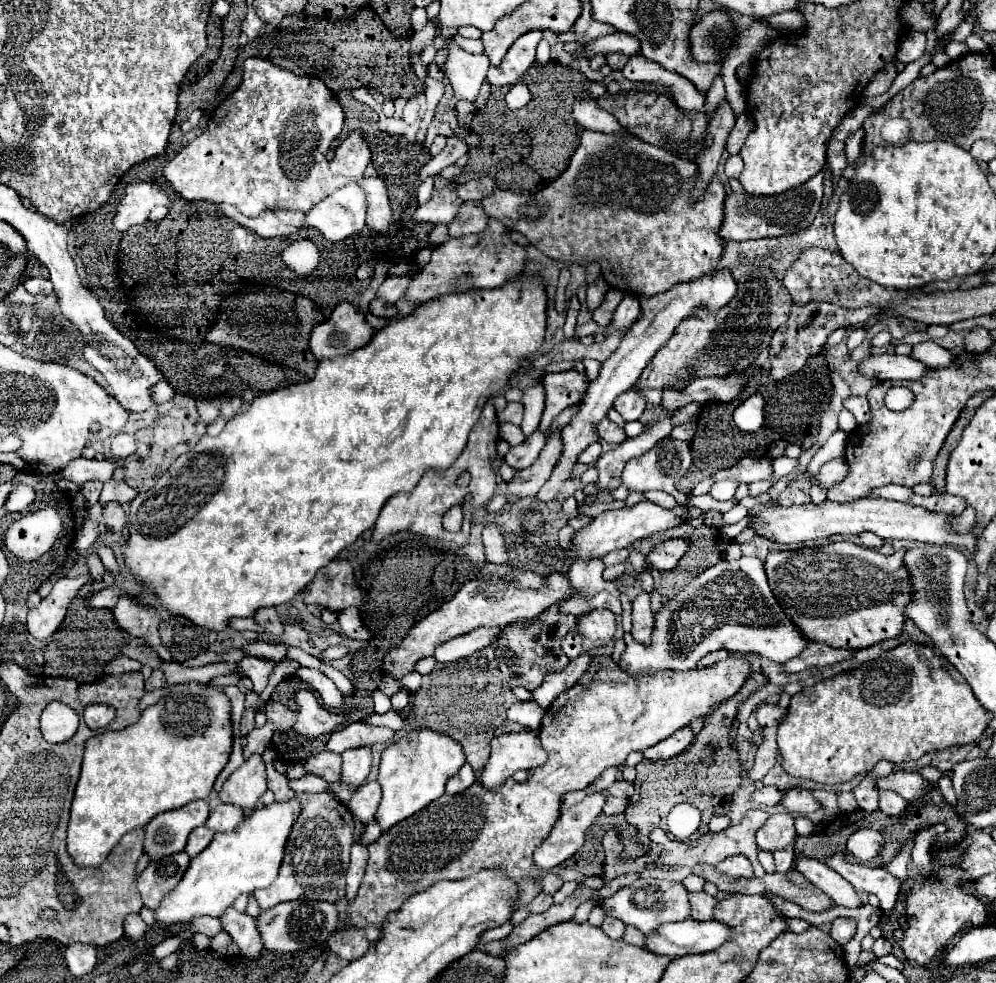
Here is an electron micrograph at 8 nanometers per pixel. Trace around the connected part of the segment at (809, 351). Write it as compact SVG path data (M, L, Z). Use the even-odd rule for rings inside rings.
M806 302L806 304L792 304L788 320L774 332L772 342L770 342L770 372L774 380L782 380L798 370L804 368L806 360L814 354L818 354L824 348L826 336L834 332L836 328L846 328L846 326L858 326L864 324L866 320L874 318L880 314L884 308L878 304L868 304L862 308L844 308L832 302Z

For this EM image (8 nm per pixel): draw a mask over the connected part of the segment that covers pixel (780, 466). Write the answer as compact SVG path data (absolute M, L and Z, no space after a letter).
M788 456L776 458L776 460L774 460L774 477L780 479L788 476L792 470L796 470L796 466L798 466L797 458L788 458Z

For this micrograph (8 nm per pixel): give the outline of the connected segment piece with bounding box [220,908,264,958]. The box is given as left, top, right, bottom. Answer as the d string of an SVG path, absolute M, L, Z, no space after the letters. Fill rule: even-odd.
M232 908L232 910L226 910L226 914L220 920L224 930L232 936L232 940L240 948L242 956L258 958L264 952L264 942L256 928L256 920L252 916Z

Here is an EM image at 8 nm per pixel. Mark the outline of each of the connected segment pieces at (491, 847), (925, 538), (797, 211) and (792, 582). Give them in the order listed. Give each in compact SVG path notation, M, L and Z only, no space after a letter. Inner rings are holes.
M734 654L706 668L694 668L686 672L658 670L654 674L630 676L622 672L620 666L610 656L594 656L590 668L580 676L580 680L570 690L566 690L566 694L560 694L552 702L550 710L546 710L538 736L544 750L550 750L550 756L546 764L530 770L528 782L518 784L514 780L506 780L502 790L494 794L490 794L490 790L482 790L478 782L470 786L470 790L464 790L458 796L442 794L438 800L430 802L426 810L420 810L418 814L414 814L414 818L406 818L406 822L394 826L390 834L382 834L374 844L368 846L370 858L356 900L352 904L348 904L344 898L342 902L336 902L340 912L340 924L338 930L328 938L330 950L336 956L346 960L364 956L368 948L382 938L382 922L386 920L386 916L390 912L400 910L400 906L410 896L430 888L438 880L462 880L482 870L500 870L500 874L508 874L520 888L518 898L512 902L514 910L526 908L542 892L535 879L543 871L532 864L532 852L536 846L542 844L542 840L548 836L554 822L558 820L560 798L566 792L586 788L604 770L624 764L630 752L634 750L642 752L658 744L660 740L672 736L674 730L688 726L688 722L692 722L694 718L710 716L714 708L718 708L722 702L732 698L744 686L744 682L750 676L750 670L752 668L748 656ZM346 922L350 922L350 928L342 930Z
M858 498L854 502L830 502L824 504L800 504L800 506L770 506L758 512L758 518L752 522L758 528L758 534L776 542L804 542L814 538L830 538L834 536L858 536L862 530L874 532L880 538L888 540L920 540L920 542L934 542L934 544L958 544L970 550L976 548L976 536L970 534L954 534L948 532L946 522L950 516L934 514L922 508L912 508L904 502L890 502L890 500L872 500L872 498Z
M820 170L814 178L800 184L798 188L786 190L778 196L750 196L750 194L728 194L724 202L726 222L722 224L722 238L726 240L758 240L758 238L780 238L788 234L796 234L808 228L814 216L820 210L820 202L824 196L824 170Z
M840 540L794 552L772 552L768 554L764 568L774 596L778 602L782 602L782 608L786 614L790 614L790 620L802 630L802 634L806 634L806 638L812 642L826 642L832 648L868 648L902 634L908 618L906 606L914 600L910 572L904 564L906 552L908 548L900 548L898 552L884 556L872 548L858 546L850 540Z

